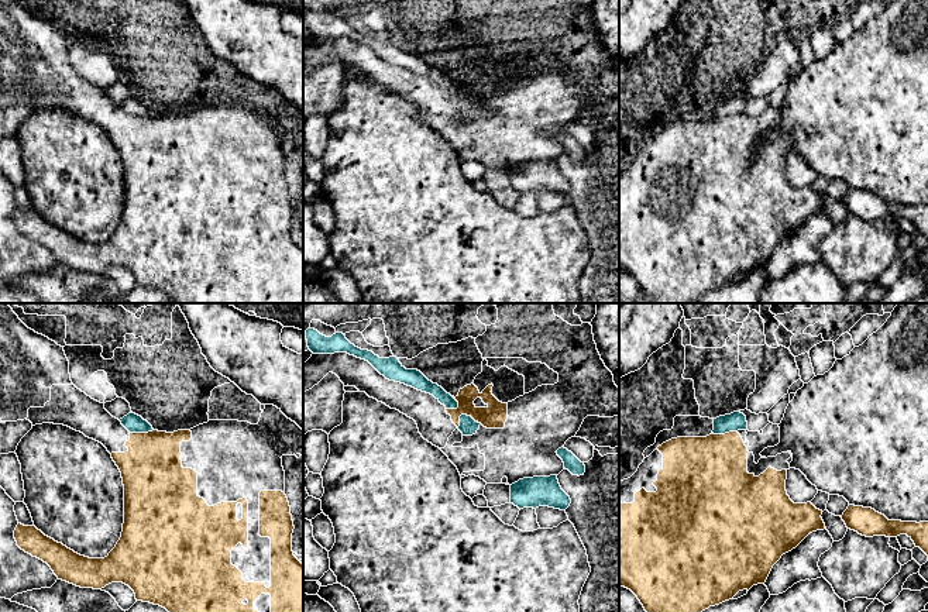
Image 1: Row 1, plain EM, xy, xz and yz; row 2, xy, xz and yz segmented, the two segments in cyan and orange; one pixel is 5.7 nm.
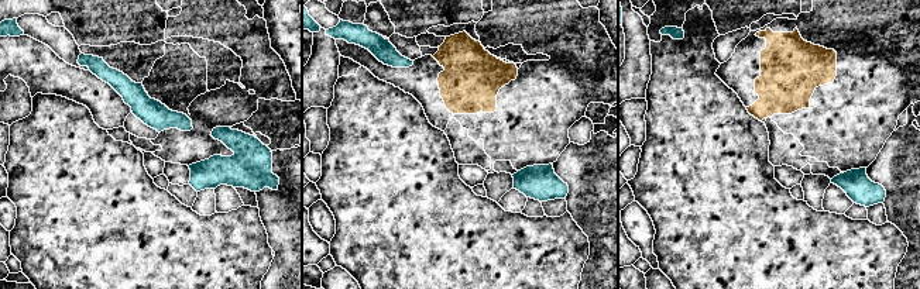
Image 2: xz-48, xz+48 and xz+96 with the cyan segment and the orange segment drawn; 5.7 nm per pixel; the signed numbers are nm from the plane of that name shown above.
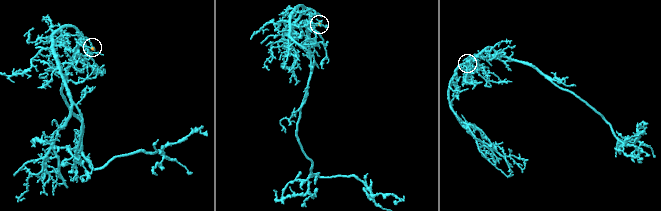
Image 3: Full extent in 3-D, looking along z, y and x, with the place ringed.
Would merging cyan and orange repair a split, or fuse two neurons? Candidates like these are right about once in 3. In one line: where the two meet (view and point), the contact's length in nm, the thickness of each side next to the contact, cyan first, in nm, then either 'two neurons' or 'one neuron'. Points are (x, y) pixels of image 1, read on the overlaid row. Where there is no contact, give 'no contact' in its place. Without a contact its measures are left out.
contact xz (466, 415); length 140 nm; calibres 100 and 140 nm; two neurons

